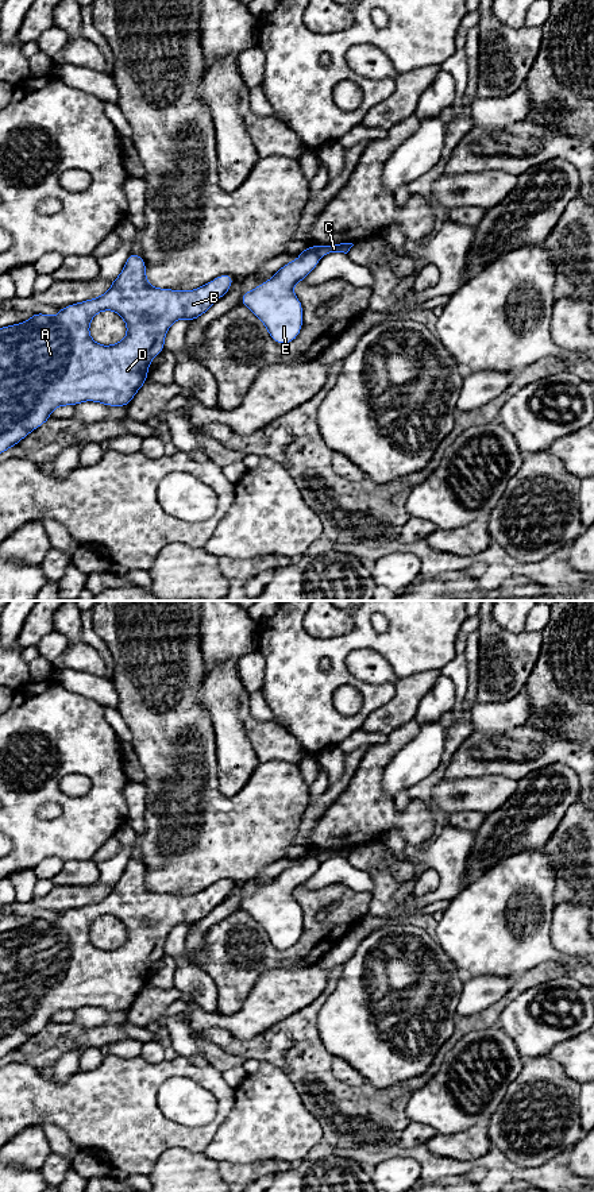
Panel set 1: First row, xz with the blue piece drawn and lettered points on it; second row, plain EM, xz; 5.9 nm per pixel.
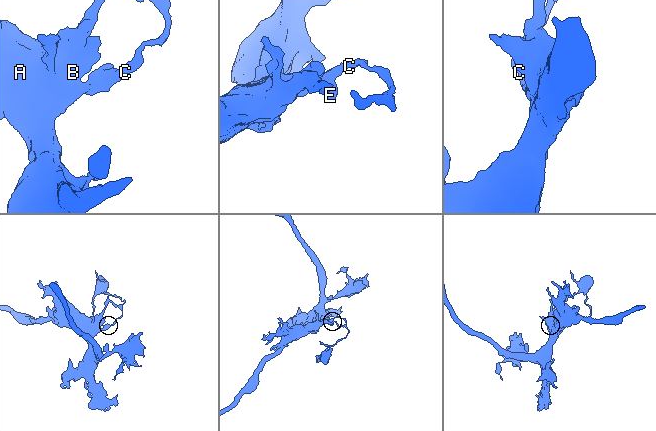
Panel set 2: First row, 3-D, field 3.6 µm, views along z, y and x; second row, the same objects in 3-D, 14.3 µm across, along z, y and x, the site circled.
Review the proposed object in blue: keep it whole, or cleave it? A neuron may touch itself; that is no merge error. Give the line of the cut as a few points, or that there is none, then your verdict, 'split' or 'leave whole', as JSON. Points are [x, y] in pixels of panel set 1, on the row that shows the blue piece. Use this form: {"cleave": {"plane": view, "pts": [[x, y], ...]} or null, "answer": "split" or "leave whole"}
{"cleave": {"plane": "xz", "pts": [[308, 247], [320, 257]]}, "answer": "split"}

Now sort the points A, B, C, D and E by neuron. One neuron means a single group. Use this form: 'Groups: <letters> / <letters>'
Groups: A B D E / C

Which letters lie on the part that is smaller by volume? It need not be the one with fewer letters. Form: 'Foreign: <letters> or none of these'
Foreign: C

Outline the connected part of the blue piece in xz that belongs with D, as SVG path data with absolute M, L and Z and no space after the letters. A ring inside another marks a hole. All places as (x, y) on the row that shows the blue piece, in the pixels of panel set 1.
M132 251L105 294L59 308L57 316L32 313L24 323L0 328L0 454L50 420L50 413L58 406L74 406L85 401L127 406L147 381L151 360L165 350L165 336L171 324L181 319L194 321L204 315L228 293L234 279L232 275L221 274L194 290L159 289L148 283L143 258ZM104 310L116 312L127 325L126 337L116 344L101 346L90 337L90 321Z

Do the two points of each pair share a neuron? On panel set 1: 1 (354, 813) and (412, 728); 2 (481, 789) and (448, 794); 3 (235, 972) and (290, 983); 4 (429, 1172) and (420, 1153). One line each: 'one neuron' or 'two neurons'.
1: one neuron
2: one neuron
3: two neurons
4: one neuron

